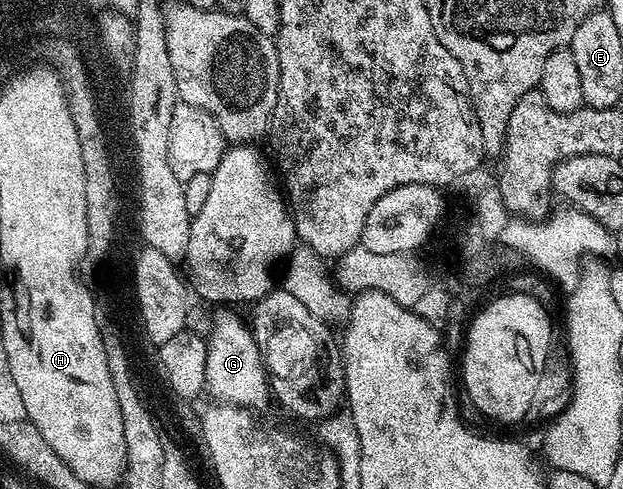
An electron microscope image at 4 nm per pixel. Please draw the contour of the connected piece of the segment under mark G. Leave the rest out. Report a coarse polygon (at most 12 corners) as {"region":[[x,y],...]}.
{"region":[[217,310],[205,387],[246,410],[270,403],[253,329]]}

